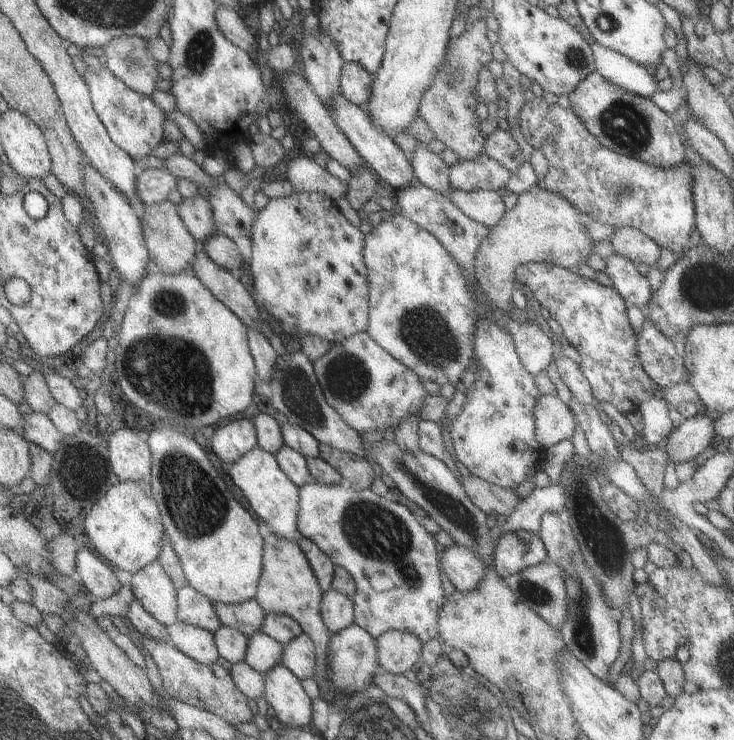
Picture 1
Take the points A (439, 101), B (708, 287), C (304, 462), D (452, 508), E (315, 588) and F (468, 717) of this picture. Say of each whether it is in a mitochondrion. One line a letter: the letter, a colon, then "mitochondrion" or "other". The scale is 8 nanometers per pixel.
A: mitochondrion
B: mitochondrion
C: other
D: mitochondrion
E: other
F: mitochondrion

